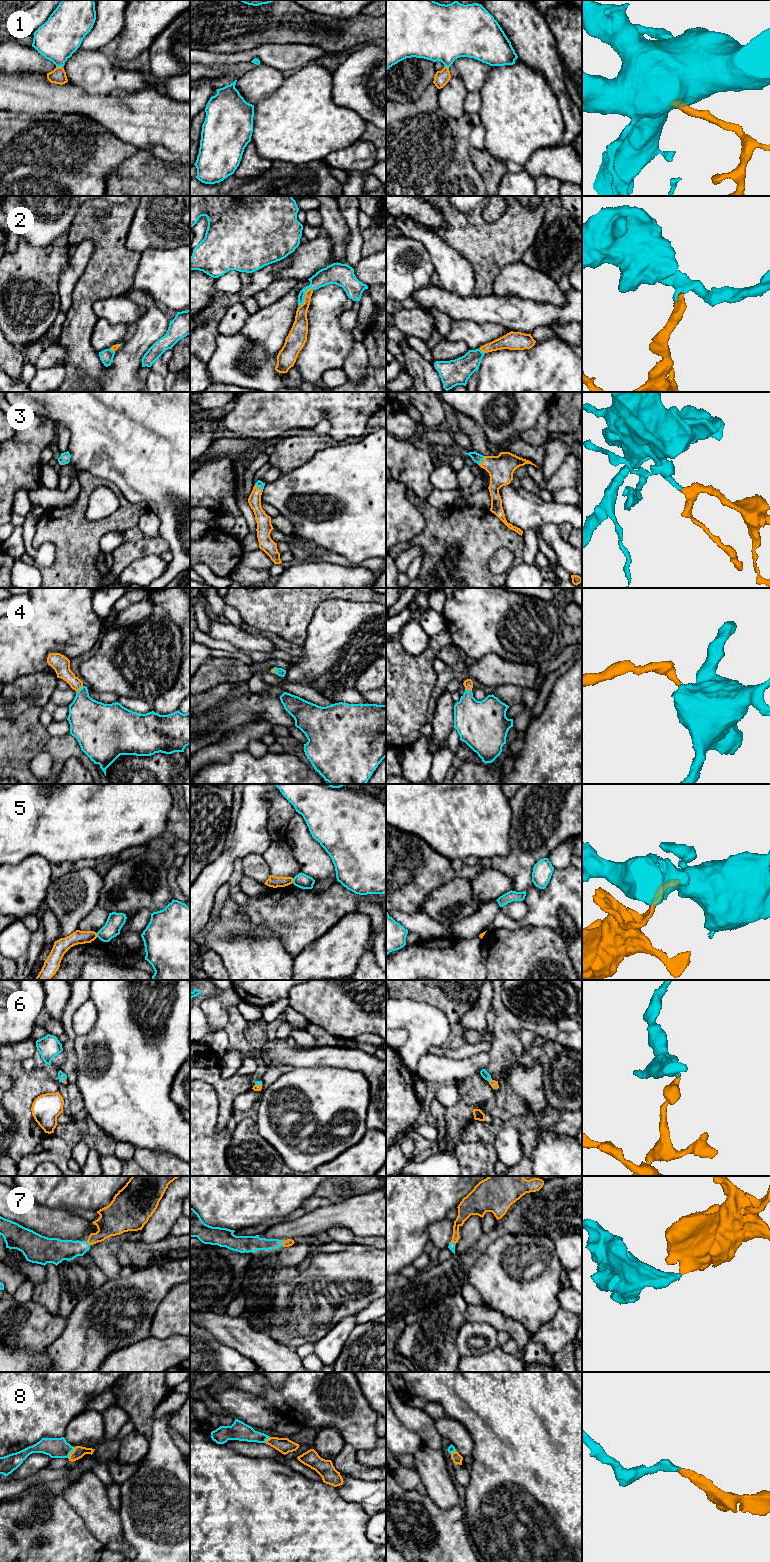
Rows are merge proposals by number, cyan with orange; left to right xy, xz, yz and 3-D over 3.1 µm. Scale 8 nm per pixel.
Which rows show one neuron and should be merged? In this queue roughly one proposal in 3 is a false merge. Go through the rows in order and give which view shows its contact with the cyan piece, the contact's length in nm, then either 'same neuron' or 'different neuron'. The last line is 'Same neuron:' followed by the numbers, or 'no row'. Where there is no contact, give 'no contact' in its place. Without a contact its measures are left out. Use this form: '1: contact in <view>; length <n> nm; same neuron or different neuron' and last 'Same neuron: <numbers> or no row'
1: contact in xy; length 60 nm; same neuron
2: contact in xz; length 180 nm; same neuron
3: contact in yz; length 90 nm; same neuron
4: contact in xy; length 80 nm; same neuron
5: contact in xz; length 40 nm; different neuron
6: contact in yz; length 40 nm; same neuron
7: contact in xz; length 40 nm; same neuron
8: contact in xy; length 110 nm; same neuron
Same neuron: 1, 2, 3, 4, 6, 7, 8

